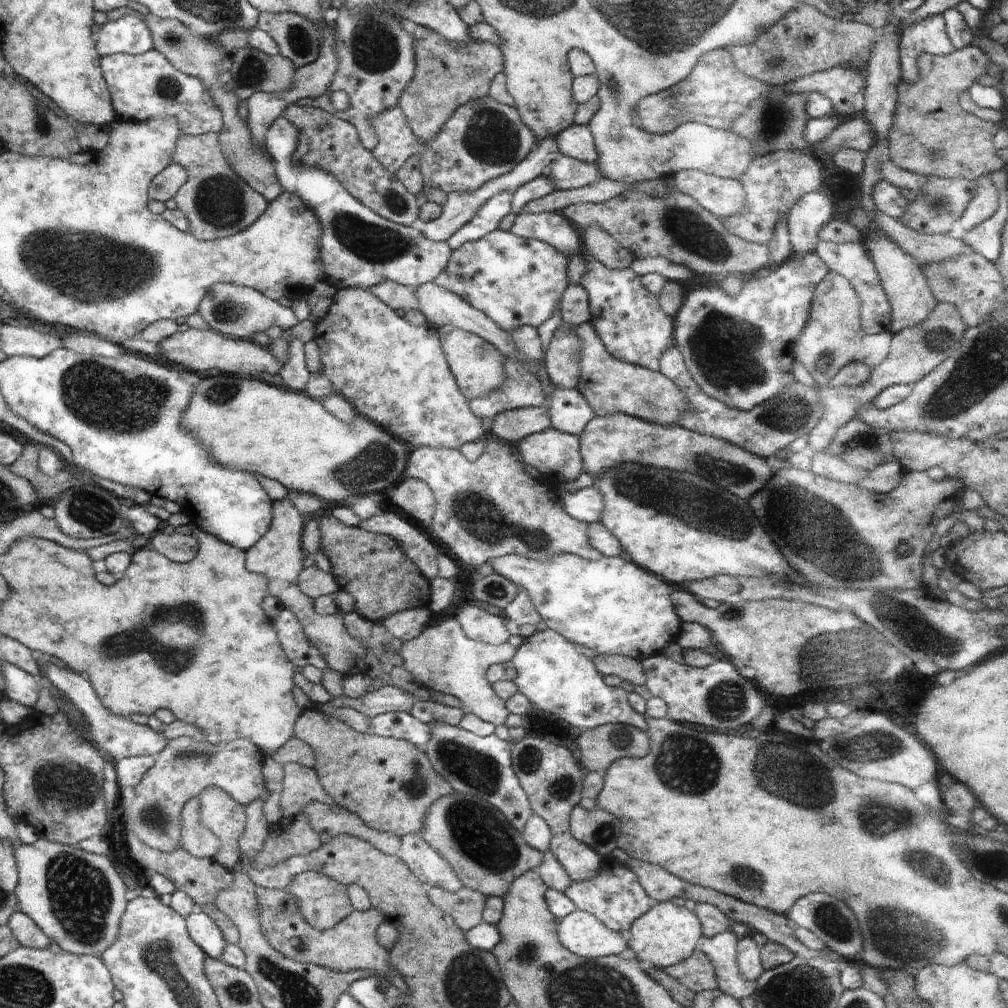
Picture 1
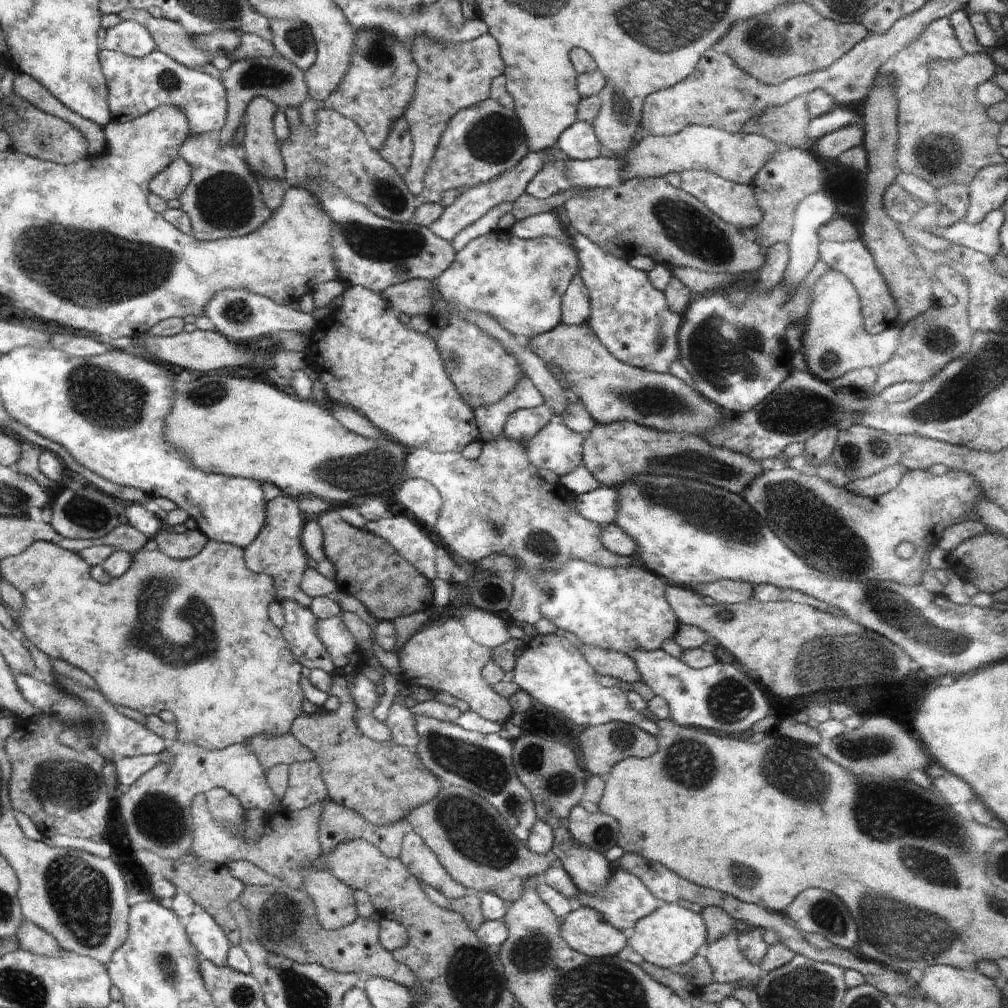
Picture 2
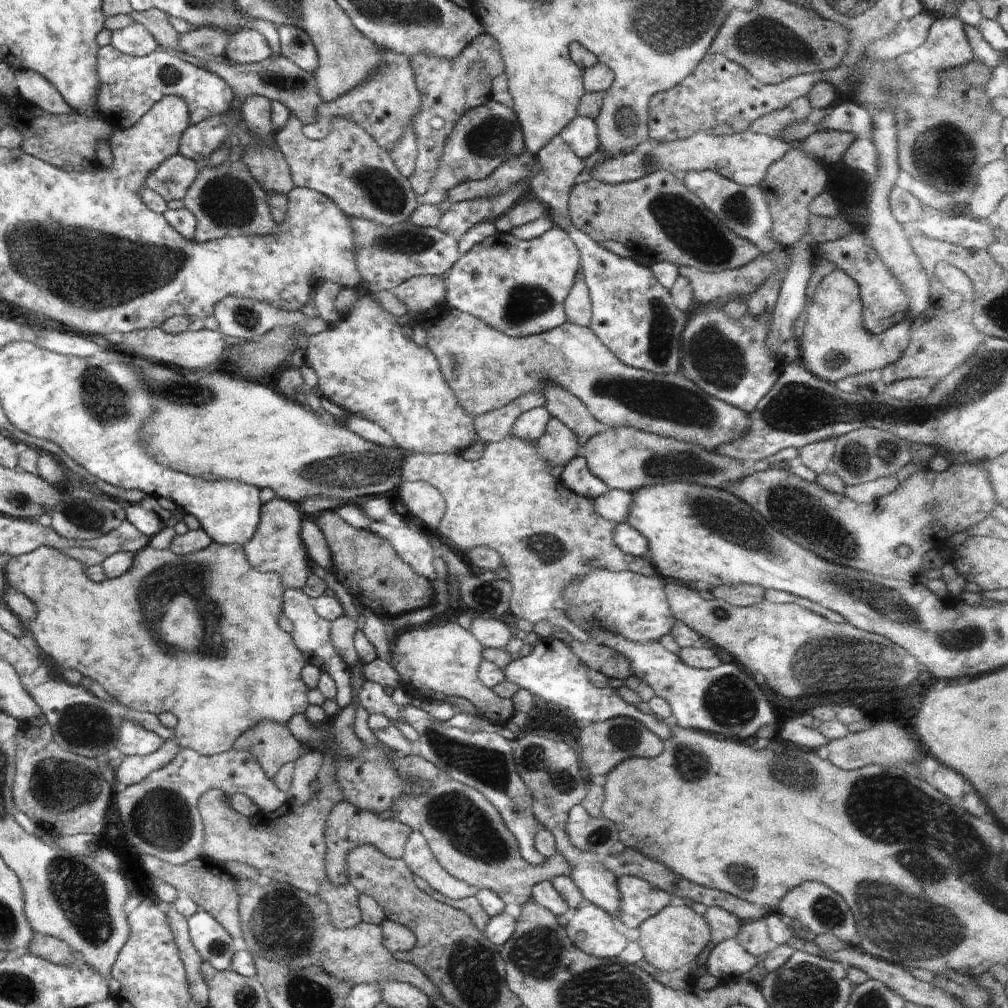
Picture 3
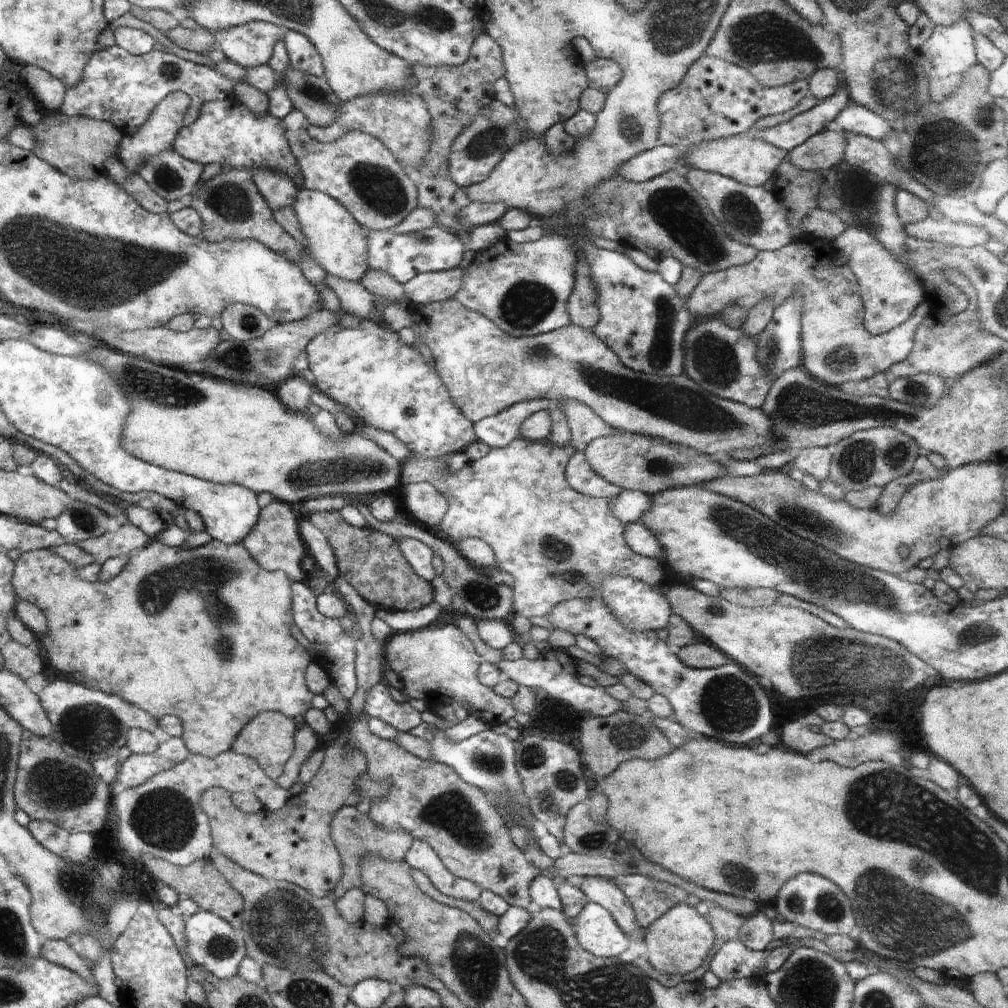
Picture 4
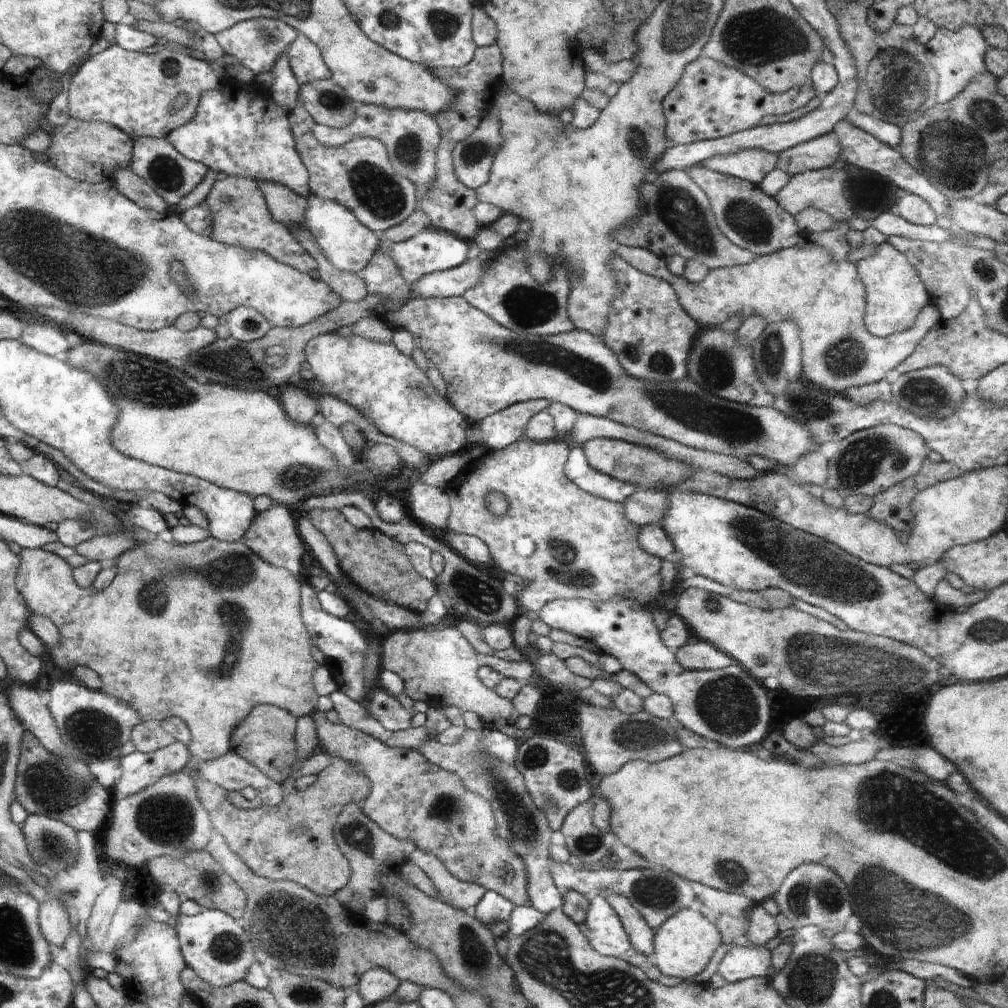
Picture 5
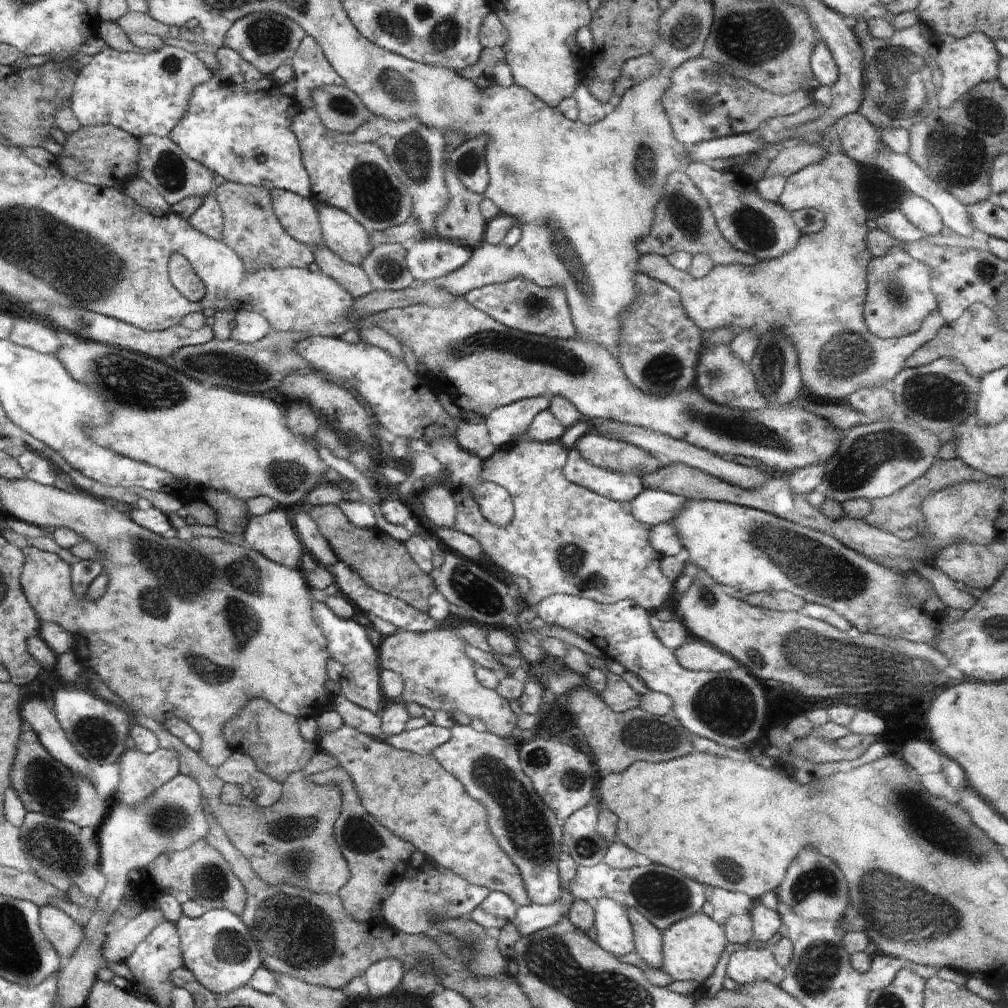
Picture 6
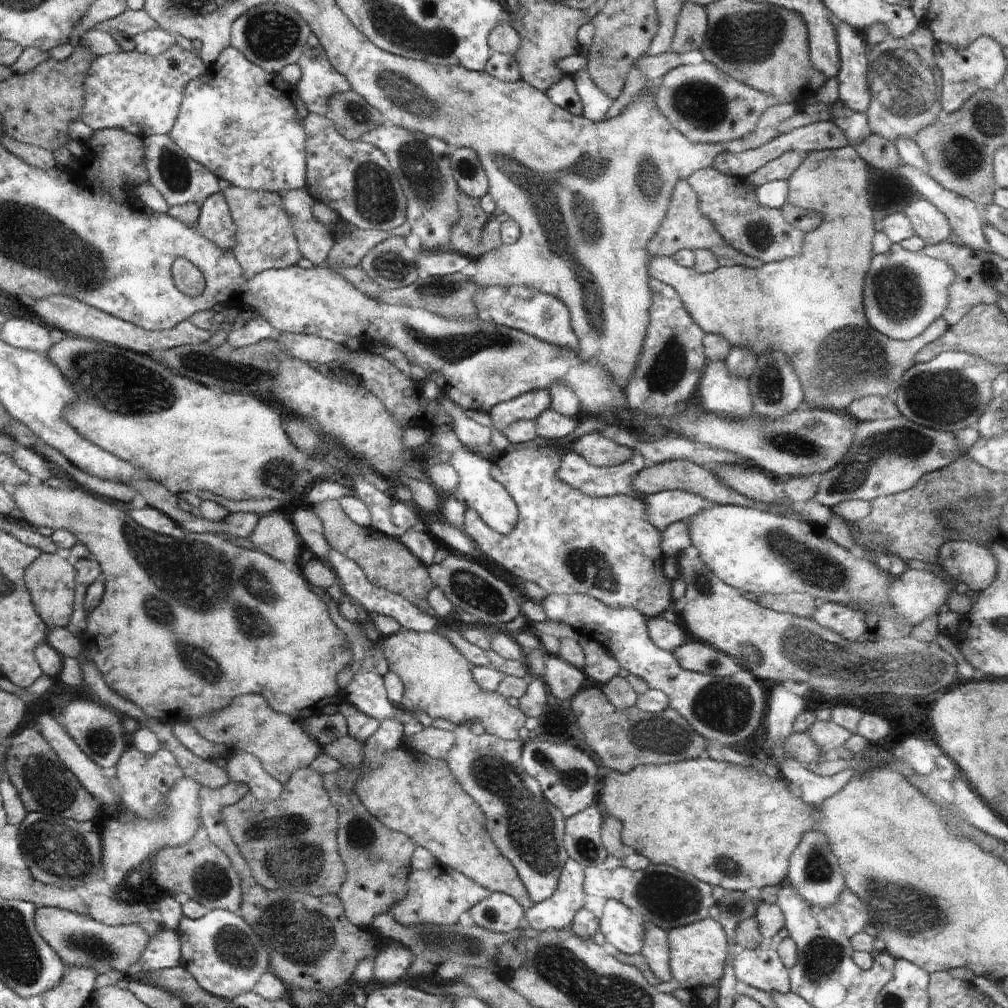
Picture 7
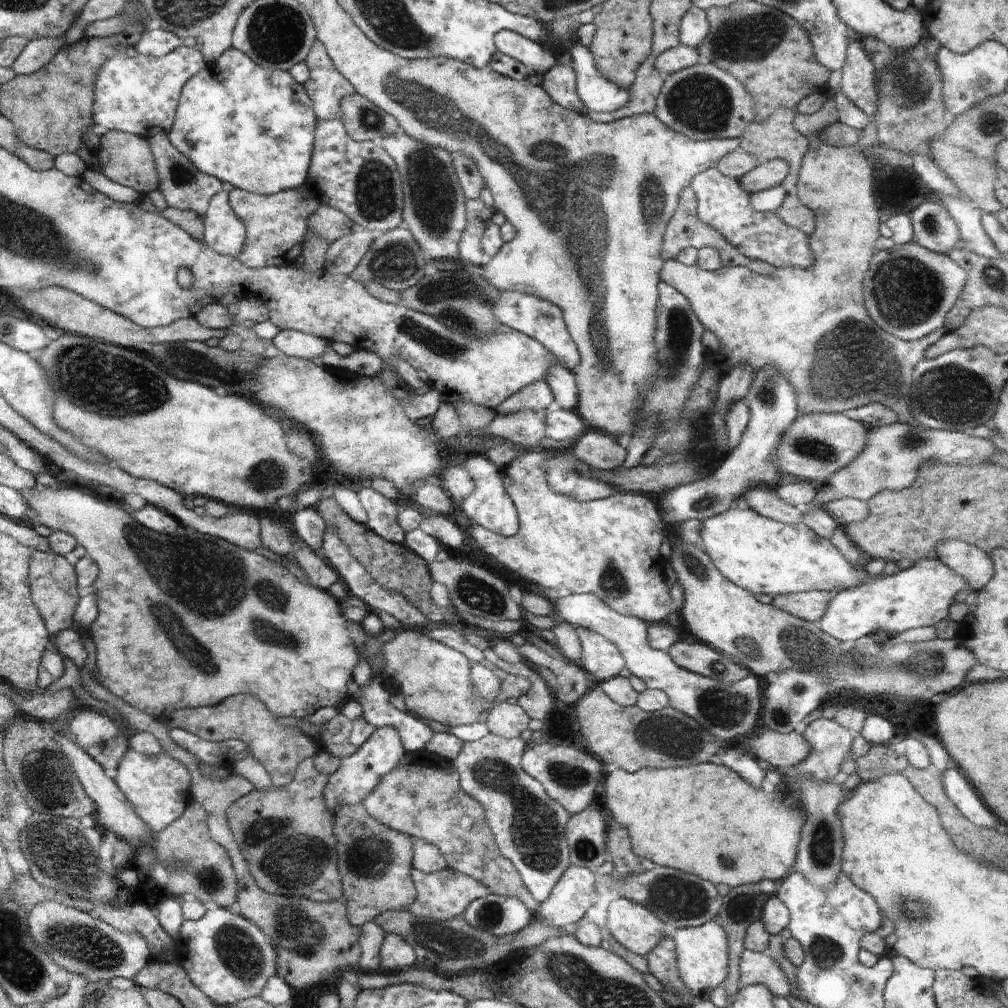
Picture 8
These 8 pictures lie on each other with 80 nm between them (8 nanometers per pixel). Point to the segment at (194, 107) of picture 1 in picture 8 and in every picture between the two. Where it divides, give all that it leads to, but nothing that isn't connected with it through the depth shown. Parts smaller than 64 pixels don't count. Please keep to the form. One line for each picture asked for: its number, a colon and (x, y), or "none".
2: (137, 85)
3: (130, 86)
4: (119, 87)
5: (130, 90)
6: (144, 94)
7: (139, 93)
8: (139, 95)

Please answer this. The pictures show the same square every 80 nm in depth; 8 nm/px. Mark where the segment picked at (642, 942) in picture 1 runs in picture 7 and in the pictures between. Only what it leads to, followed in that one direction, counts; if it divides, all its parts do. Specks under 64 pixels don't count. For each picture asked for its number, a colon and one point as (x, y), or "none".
2: (669, 938)
3: (672, 939)
4: (677, 943)
5: (684, 944)
6: (691, 947)
7: (698, 950)

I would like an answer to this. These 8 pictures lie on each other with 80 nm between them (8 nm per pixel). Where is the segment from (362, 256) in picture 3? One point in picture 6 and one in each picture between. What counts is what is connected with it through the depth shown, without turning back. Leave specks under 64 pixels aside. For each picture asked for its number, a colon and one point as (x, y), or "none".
4: (435, 249)
5: (430, 250)
6: (428, 259)

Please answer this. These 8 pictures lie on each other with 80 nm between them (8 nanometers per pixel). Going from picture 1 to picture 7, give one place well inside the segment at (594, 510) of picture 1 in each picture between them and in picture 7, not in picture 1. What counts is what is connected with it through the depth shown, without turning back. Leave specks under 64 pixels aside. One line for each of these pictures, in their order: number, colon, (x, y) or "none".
2: (601, 505)
3: (615, 505)
4: (631, 506)
5: (644, 507)
6: (653, 508)
7: (664, 508)

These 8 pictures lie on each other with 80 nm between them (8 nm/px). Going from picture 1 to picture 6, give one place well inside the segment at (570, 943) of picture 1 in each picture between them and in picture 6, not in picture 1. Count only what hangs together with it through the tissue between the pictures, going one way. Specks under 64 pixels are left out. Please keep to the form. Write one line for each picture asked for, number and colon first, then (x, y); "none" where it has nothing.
2: (585, 929)
3: (591, 928)
4: (597, 930)
5: (607, 934)
6: (614, 929)

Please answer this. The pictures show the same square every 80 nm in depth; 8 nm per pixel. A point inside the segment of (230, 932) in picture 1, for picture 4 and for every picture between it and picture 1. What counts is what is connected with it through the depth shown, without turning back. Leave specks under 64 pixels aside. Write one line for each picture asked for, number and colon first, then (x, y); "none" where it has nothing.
2: (209, 884)
3: (212, 887)
4: (201, 881)

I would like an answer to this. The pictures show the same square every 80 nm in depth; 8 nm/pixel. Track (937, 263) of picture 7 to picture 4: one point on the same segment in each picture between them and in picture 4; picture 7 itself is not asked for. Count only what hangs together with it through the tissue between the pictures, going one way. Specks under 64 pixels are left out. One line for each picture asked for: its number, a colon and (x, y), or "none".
4: (891, 292)
5: (896, 294)
6: (899, 297)

